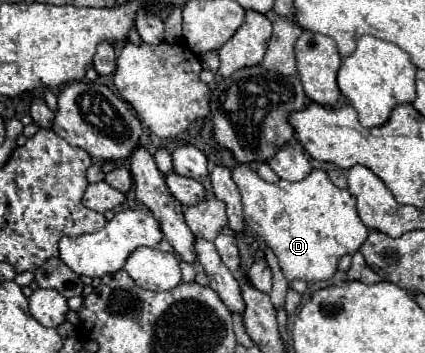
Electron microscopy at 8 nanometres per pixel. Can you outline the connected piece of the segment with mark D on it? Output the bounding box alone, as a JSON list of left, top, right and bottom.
[233,165,369,281]

